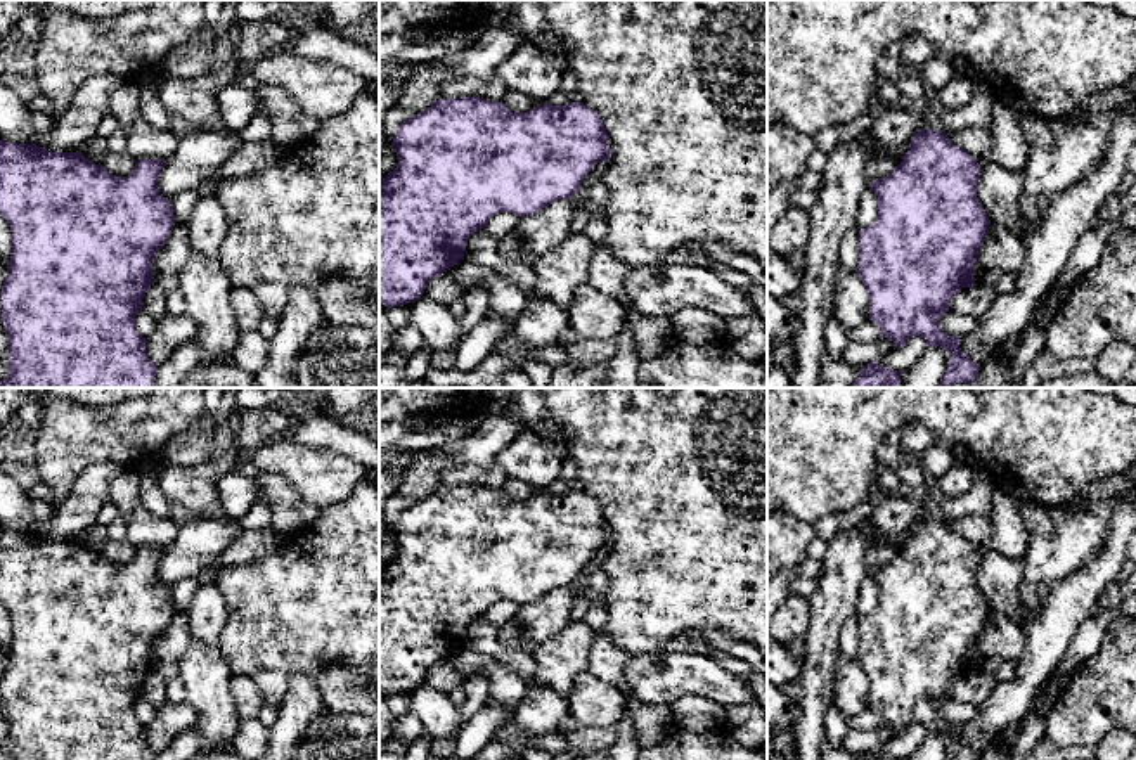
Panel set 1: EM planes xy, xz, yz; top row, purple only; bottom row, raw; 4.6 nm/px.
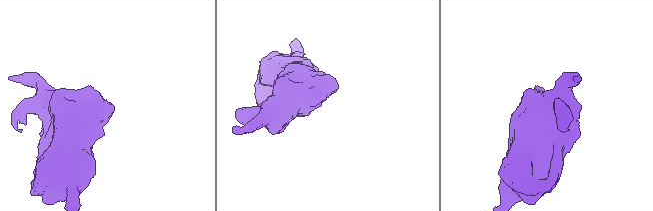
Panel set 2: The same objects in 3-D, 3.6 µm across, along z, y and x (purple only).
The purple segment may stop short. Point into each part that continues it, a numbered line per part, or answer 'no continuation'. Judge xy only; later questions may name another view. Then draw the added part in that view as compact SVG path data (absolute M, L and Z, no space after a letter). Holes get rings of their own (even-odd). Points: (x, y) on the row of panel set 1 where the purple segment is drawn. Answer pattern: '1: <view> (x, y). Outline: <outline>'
no continuation

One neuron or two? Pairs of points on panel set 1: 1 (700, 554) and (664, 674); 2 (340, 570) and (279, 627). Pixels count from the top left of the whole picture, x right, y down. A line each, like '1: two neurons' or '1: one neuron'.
1: two neurons
2: one neuron

